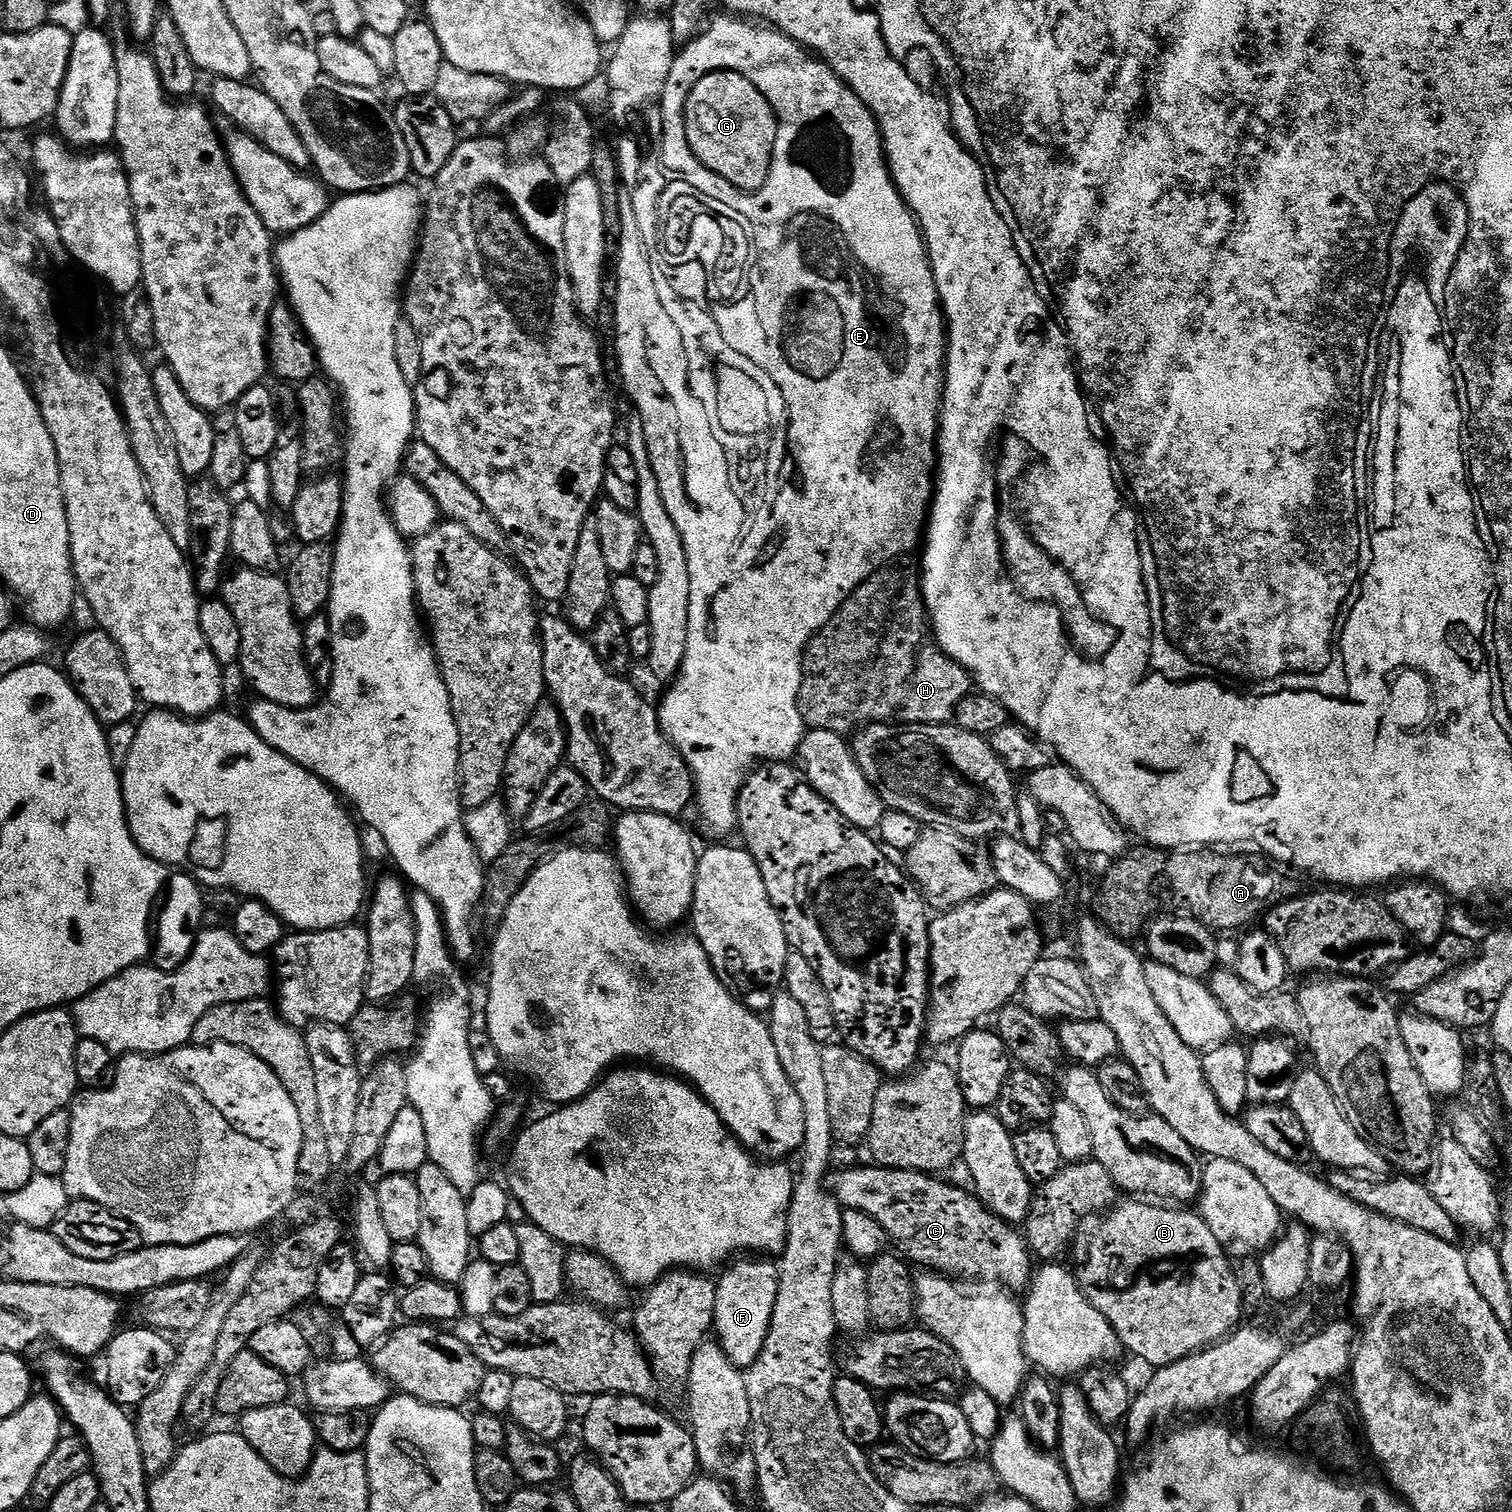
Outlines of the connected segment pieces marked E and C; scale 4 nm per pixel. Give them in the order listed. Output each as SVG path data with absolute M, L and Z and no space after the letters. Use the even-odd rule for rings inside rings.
M736 14L723 15L718 17L717 20L715 17L704 32L692 40L691 43L683 45L679 49L674 62L671 64L669 77L663 87L663 94L658 101L658 107L660 107L658 115L664 126L664 135L659 141L659 144L661 144L658 145L661 153L661 167L665 173L671 176L671 179L676 180L679 184L684 184L684 188L692 188L692 192L684 193L684 200L676 200L676 204L672 204L672 208L668 208L668 212L672 212L672 216L668 216L668 220L688 220L688 224L684 224L684 228L692 228L692 224L696 224L696 236L659 236L660 260L665 264L664 266L660 265L654 255L646 254L644 246L646 237L639 229L638 218L635 217L630 194L627 194L624 189L620 190L619 209L622 217L622 234L619 240L619 258L616 261L619 266L619 282L618 298L616 299L616 331L614 333L616 352L620 355L620 376L624 379L624 388L628 391L629 398L632 399L631 407L641 415L644 423L646 446L649 447L650 462L653 464L654 474L658 478L662 500L666 504L666 509L670 512L670 517L674 520L674 525L677 526L678 532L682 536L682 543L686 550L686 560L689 562L690 606L686 652L678 675L671 681L672 689L665 694L664 701L658 704L660 728L665 736L672 741L689 771L692 772L694 804L697 809L700 807L700 816L704 819L704 824L708 827L708 832L712 836L728 836L731 832L735 833L737 831L736 798L739 796L740 787L744 784L749 772L753 771L761 762L788 762L799 753L800 744L804 740L806 725L802 714L798 710L796 699L798 698L798 690L802 686L804 651L811 642L814 633L822 630L822 626L826 626L826 622L830 622L830 618L839 610L846 597L859 584L866 582L866 578L870 578L872 572L877 572L889 561L896 562L907 557L909 555L908 551L916 543L916 547L921 543L922 533L926 528L926 515L930 510L930 497L934 492L934 473L938 468L936 434L940 419L940 401L944 390L944 362L946 359L946 325L940 306L940 295L936 290L936 283L932 274L932 264L928 261L928 252L924 247L924 236L921 235L920 226L916 223L916 218L908 208L908 204L900 197L900 192L896 189L896 183L892 181L892 174L888 170L888 161L884 155L884 142L880 138L880 127L876 125L876 119L873 118L872 112L854 94L854 90L850 90L850 86L845 84L842 78L838 78L838 74L834 74L834 70L829 64L825 64L823 60L810 54L807 48L803 48L801 44L794 38L787 36L785 32L779 32L777 28L765 26L760 22L753 22L748 18L741 18ZM788 48L790 48L790 60L792 58L796 60L796 68L792 68L794 74L784 74L784 76L790 76L786 80L792 80L792 86L788 90L776 90L774 88L774 72L766 74L766 70L768 72L772 70L774 60L786 60ZM720 70L734 71L748 78L769 100L773 113L776 115L777 136L773 146L769 177L766 178L765 185L753 193L740 192L730 182L719 177L718 174L712 173L694 156L694 151L687 145L686 126L684 125L686 100L692 92L692 88L696 86L697 81L702 80L704 76L714 71ZM744 444L756 444L756 448L760 448L760 460L768 460L768 464L772 464L772 460L780 460L780 456L800 456L800 464L804 464L804 476L808 476L808 480L804 480L804 492L792 492L792 488L788 488L788 492L780 492L780 484L772 484L772 488L740 488L740 448L744 448ZM740 492L752 492L752 496L760 496L760 500L752 500L752 508L748 508L748 500L744 500L744 504L740 504Z
M871 1167L841 1168L833 1171L826 1183L841 1208L874 1217L878 1226L886 1230L889 1241L893 1245L896 1243L901 1248L899 1251L913 1265L921 1264L921 1269L939 1272L953 1278L983 1278L988 1282L1004 1280L1003 1287L1008 1290L1017 1290L1016 1288L1024 1290L1031 1285L1034 1275L1034 1263L1032 1264L1034 1256L1025 1237L1013 1225L995 1216L980 1201L979 1196L973 1194L967 1187L955 1188L952 1184L943 1184L940 1178L926 1172Z

